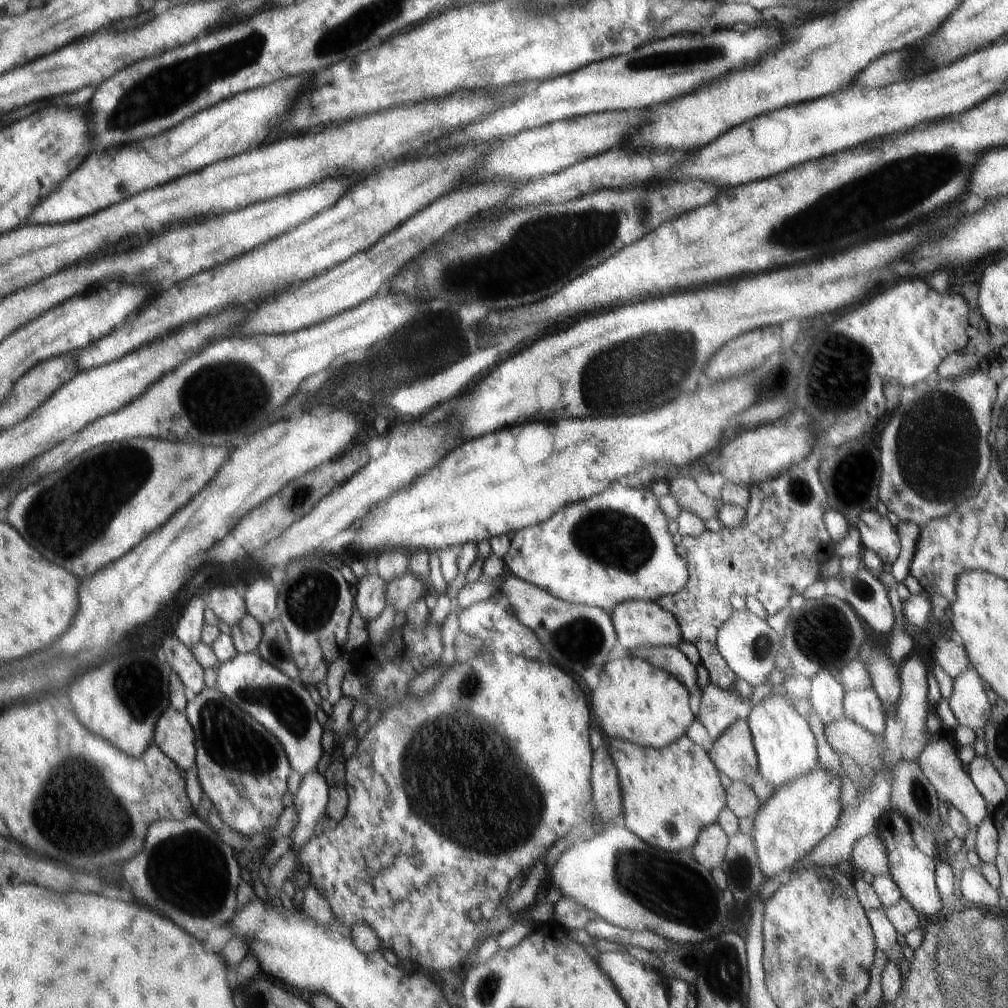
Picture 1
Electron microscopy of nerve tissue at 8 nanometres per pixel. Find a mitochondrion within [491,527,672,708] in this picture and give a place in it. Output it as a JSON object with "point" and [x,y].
{"point":[580,639]}

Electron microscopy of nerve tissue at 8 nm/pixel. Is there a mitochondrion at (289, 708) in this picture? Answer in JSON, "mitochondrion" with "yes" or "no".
{"mitochondrion":"yes"}

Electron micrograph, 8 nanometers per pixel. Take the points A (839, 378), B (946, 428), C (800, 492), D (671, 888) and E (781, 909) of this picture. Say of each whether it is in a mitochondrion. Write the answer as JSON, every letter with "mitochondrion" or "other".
{"A":"mitochondrion","B":"mitochondrion","C":"mitochondrion","D":"mitochondrion","E":"other"}

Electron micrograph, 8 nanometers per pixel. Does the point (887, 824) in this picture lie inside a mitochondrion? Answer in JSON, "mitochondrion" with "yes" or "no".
{"mitochondrion":"no"}

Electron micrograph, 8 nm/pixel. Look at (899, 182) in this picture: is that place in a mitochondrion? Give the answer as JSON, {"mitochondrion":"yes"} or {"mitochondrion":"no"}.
{"mitochondrion":"yes"}

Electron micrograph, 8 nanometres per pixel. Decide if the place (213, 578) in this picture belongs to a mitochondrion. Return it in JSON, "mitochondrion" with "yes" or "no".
{"mitochondrion":"no"}

